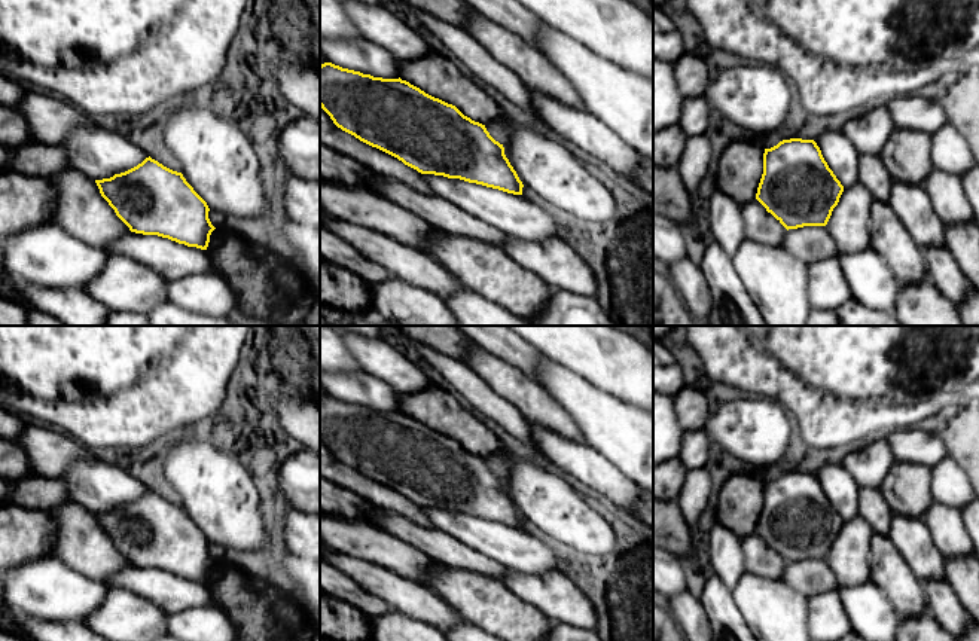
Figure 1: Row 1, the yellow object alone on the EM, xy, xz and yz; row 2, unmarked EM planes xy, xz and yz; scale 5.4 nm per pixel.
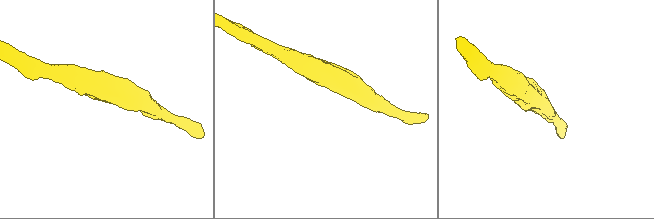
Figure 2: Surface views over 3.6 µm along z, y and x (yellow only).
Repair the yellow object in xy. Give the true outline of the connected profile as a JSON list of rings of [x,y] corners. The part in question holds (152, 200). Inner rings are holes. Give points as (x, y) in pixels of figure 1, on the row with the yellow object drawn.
[[[149,156],[137,167],[95,183],[131,232],[207,250],[216,229],[208,219],[210,208],[182,173]]]

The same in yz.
[[[783,140],[763,153],[756,199],[787,231],[826,226],[844,186],[814,140]]]

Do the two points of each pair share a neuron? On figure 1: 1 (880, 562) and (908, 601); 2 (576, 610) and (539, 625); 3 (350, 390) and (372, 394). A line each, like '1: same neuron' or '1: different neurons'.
1: same neuron
2: different neurons
3: same neuron

